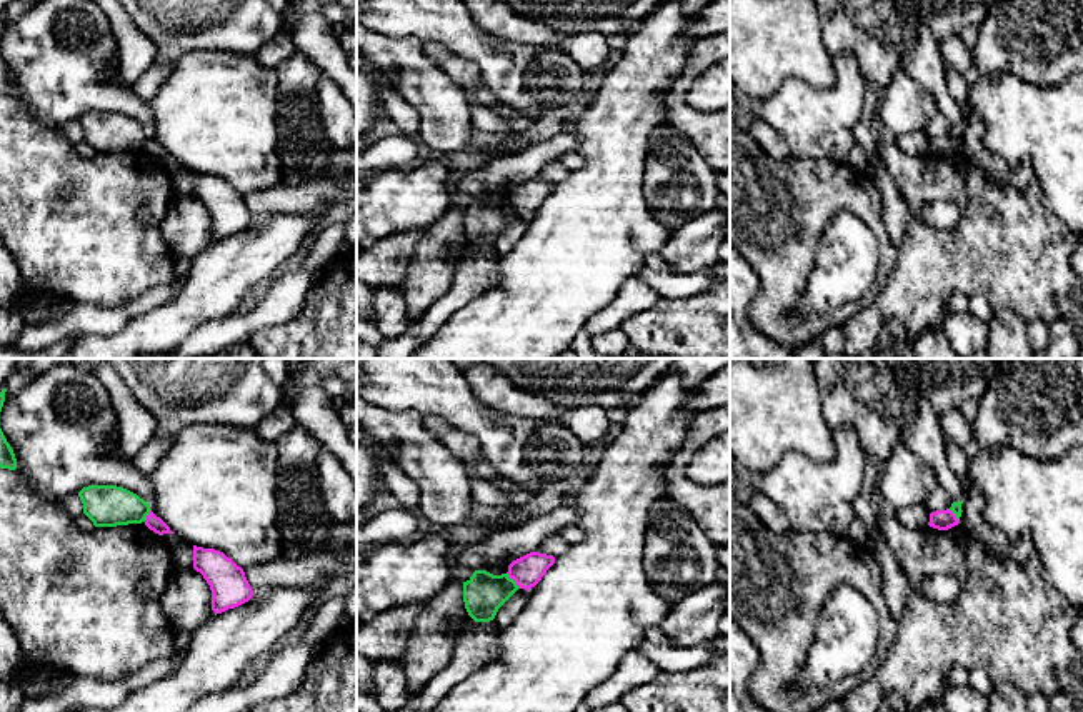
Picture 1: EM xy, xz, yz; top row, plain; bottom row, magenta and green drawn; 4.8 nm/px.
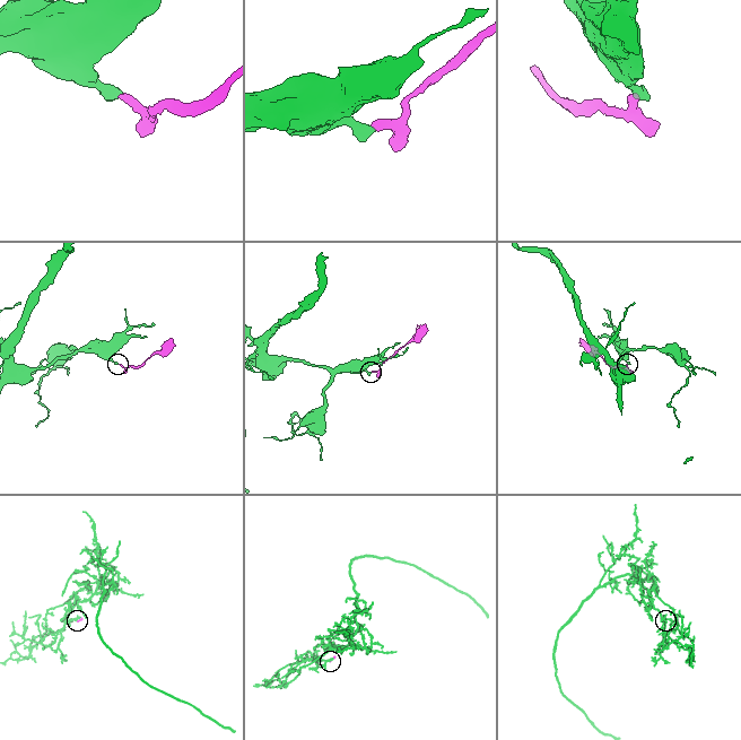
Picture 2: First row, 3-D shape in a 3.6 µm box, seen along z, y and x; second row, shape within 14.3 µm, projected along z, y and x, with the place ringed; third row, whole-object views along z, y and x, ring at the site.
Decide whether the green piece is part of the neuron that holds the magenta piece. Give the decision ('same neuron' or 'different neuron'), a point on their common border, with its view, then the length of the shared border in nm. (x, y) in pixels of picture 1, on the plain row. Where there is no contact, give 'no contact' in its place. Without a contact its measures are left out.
different neuron; meets magenta in xz at (514, 205); contact 100 nm long

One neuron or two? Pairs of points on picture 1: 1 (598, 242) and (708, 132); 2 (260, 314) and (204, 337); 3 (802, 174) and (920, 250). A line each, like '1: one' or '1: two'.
1: two
2: one
3: two

